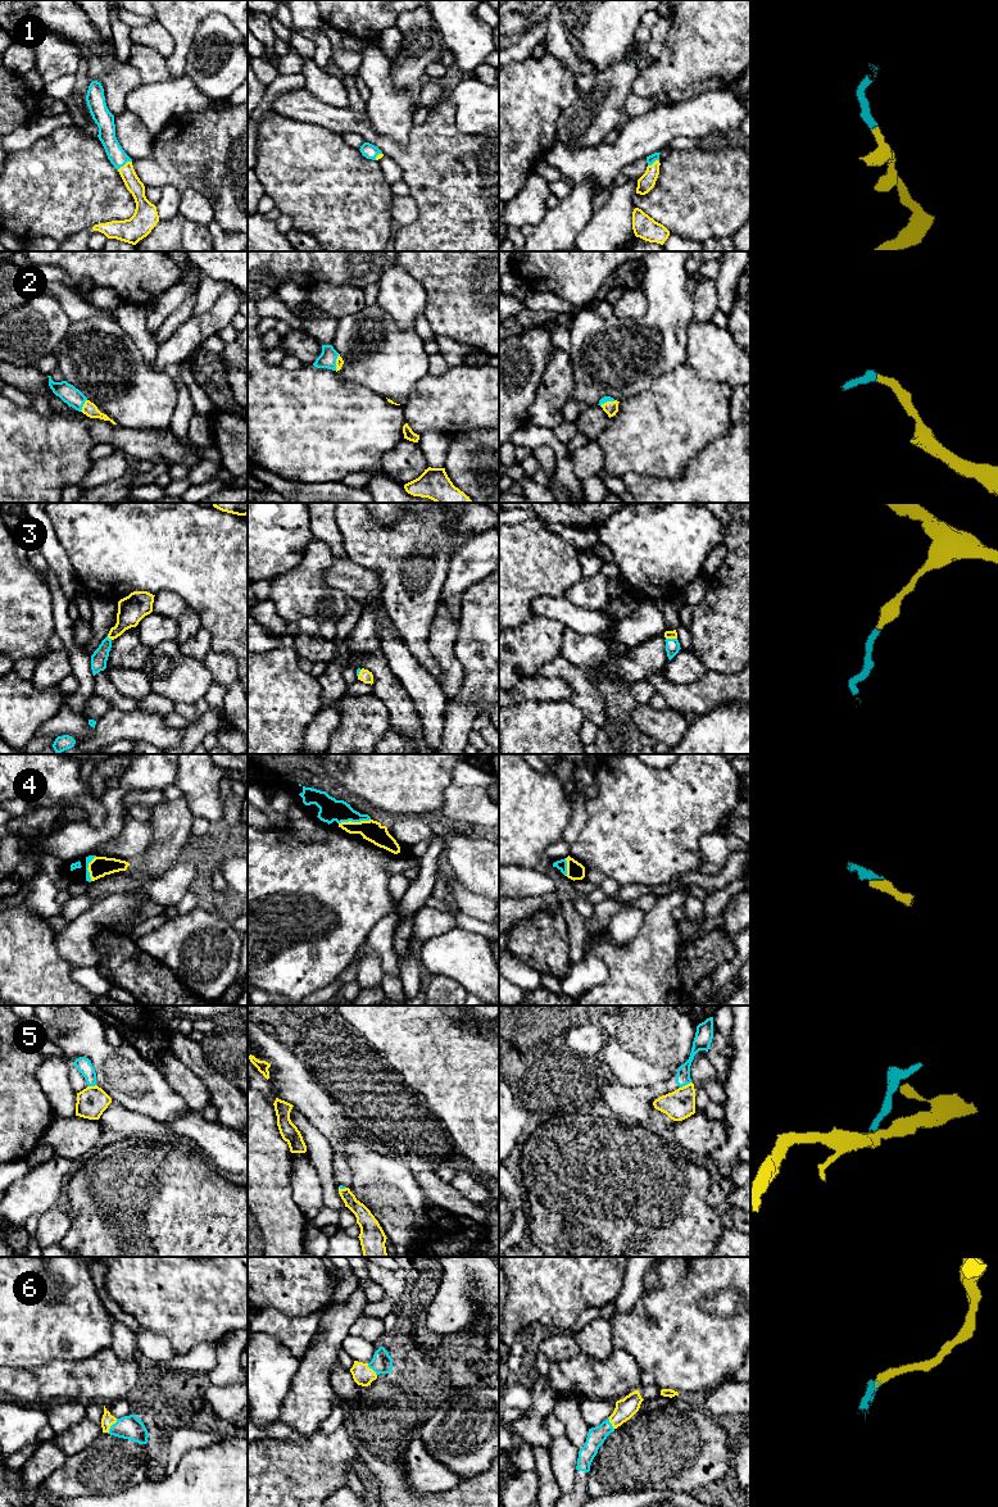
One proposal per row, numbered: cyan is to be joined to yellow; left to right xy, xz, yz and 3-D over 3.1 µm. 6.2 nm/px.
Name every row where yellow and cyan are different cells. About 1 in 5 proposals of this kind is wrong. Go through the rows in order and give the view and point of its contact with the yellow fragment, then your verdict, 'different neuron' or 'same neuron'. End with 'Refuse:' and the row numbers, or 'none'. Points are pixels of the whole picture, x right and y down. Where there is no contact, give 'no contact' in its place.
1: contact xy (126, 163); same neuron
2: contact xy (84, 405); same neuron
3: contact xy (109, 638); same neuron
4: contact xz (354, 822); same neuron
5: contact yz (685, 1085); different neuron
6: contact xy (110, 1425); same neuron
Refuse: 5

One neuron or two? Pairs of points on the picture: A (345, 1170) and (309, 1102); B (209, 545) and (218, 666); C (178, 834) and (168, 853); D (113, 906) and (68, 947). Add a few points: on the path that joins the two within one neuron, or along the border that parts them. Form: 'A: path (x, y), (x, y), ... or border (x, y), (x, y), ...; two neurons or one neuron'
A: path (339, 1153), (336, 1129), (326, 1119); one neuron
B: border (211, 649), (230, 654), (234, 658); two neurons
C: path (173, 839), (168, 848); one neuron
D: path (101, 916), (93, 918), (80, 935); one neuron

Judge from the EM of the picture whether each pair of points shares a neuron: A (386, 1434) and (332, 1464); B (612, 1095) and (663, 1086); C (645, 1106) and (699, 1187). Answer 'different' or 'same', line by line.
A: different
B: same
C: different

